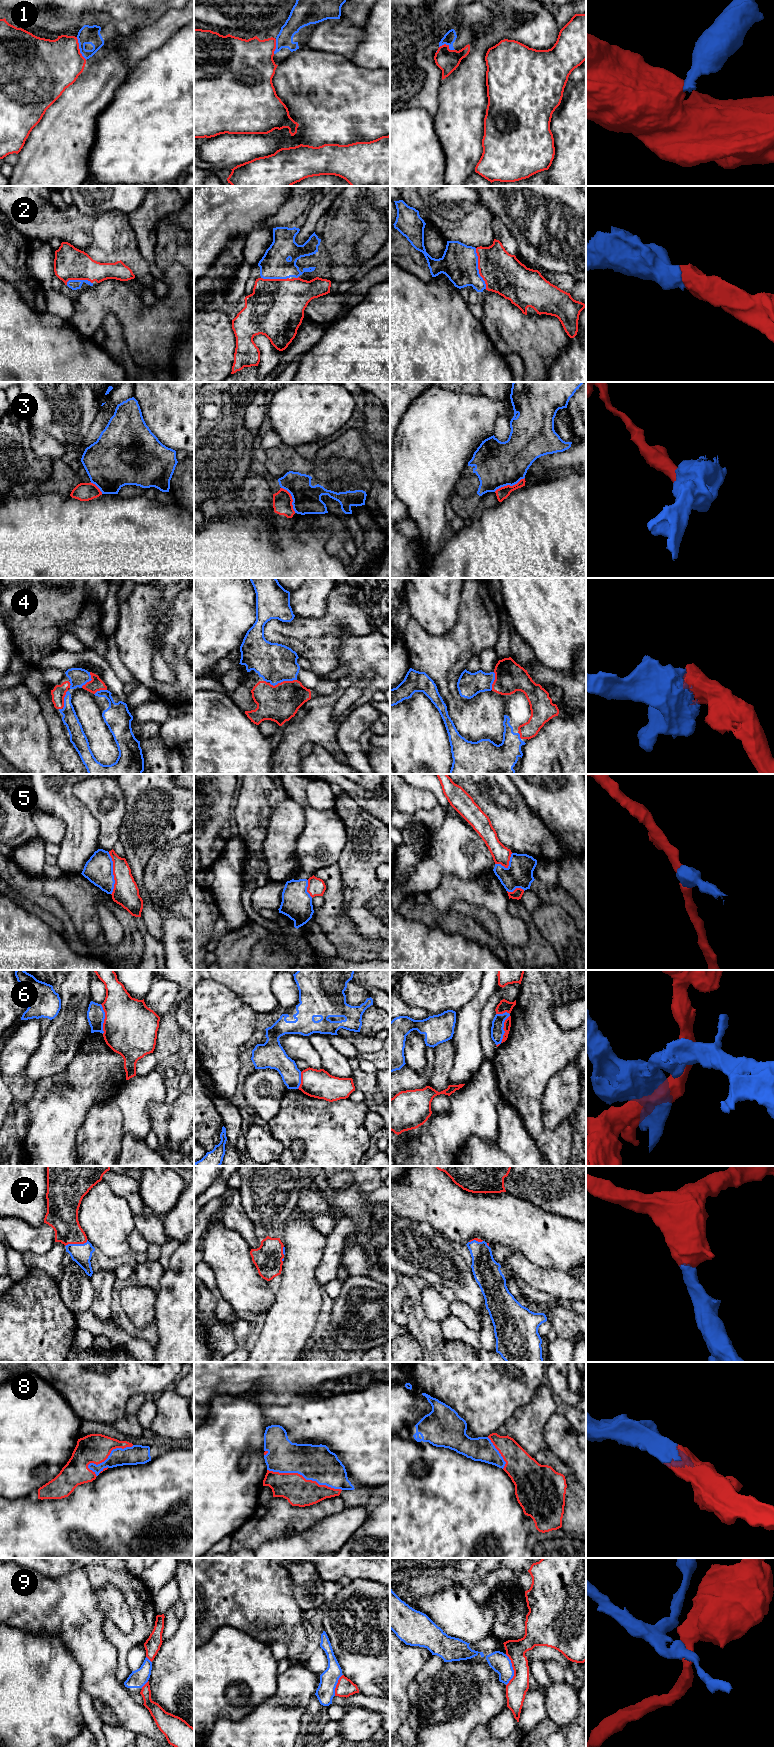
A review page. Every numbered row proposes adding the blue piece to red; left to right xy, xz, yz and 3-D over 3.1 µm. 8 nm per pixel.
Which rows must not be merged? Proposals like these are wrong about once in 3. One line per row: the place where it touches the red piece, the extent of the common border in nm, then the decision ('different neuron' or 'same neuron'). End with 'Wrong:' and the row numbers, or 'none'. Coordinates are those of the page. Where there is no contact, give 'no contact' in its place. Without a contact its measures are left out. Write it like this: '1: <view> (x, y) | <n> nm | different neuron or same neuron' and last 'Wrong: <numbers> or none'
1: xy (78, 48) | 200 nm | different neuron
2: yz (478, 268) | 340 nm | same neuron
3: yz (509, 485) | 280 nm | different neuron
4: xz (283, 681) | 220 nm | same neuron
5: xy (113, 873) | 340 nm | same neuron
6: yz (503, 1028) | 300 nm | different neuron
7: xy (76, 1243) | 190 nm | same neuron
8: xz (303, 1477) | 600 nm | same neuron
9: yz (513, 1669) | 260 nm | different neuron
Wrong: 1, 3, 6, 9

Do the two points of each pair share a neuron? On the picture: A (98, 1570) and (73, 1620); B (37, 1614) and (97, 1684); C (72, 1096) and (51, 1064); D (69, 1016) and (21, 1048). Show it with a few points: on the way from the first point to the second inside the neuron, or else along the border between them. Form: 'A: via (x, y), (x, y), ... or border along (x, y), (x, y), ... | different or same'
A: border along (85, 1569), (94, 1589), (107, 1584), (114, 1586) | different
B: via (58, 1619), (97, 1658), (97, 1663) | same
C: border along (74, 1057), (64, 1071), (41, 1077), (35, 1082) | different
D: border along (42, 1036), (39, 1047), (30, 1057) | different

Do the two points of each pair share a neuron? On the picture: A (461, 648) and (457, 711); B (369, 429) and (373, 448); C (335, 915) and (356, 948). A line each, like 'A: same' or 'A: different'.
A: same
B: different
C: same

